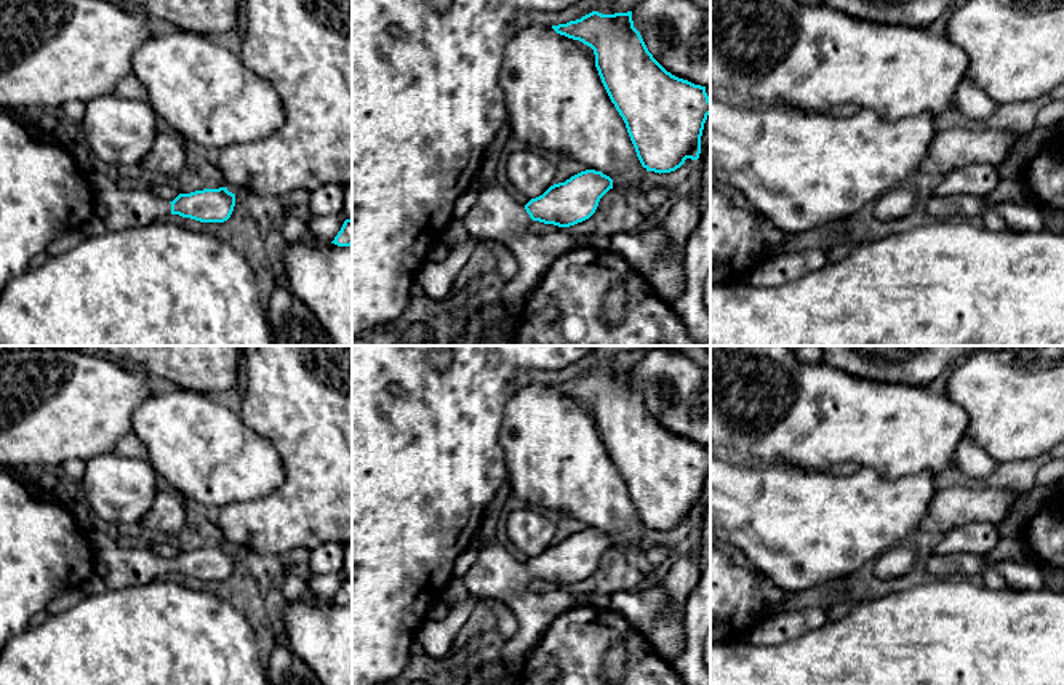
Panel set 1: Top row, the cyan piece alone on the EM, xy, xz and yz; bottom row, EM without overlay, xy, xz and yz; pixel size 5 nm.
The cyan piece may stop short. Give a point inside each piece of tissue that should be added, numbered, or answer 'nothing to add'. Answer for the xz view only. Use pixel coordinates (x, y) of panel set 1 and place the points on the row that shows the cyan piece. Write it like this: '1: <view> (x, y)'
1: xz (496, 216)

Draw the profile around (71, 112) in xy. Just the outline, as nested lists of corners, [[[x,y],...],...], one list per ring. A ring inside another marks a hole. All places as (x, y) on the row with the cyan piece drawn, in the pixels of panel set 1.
[[[70,101],[58,109],[54,109],[59,114],[59,118],[67,125],[67,126],[77,126],[78,122],[83,118],[85,114],[85,102],[80,101]]]

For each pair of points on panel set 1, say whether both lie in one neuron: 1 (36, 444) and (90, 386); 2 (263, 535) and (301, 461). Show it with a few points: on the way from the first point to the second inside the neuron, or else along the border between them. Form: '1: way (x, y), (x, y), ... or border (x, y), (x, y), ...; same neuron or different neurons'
1: way (47, 429), (76, 400); same neuron
2: way (280, 517), (301, 496), (301, 479); same neuron

